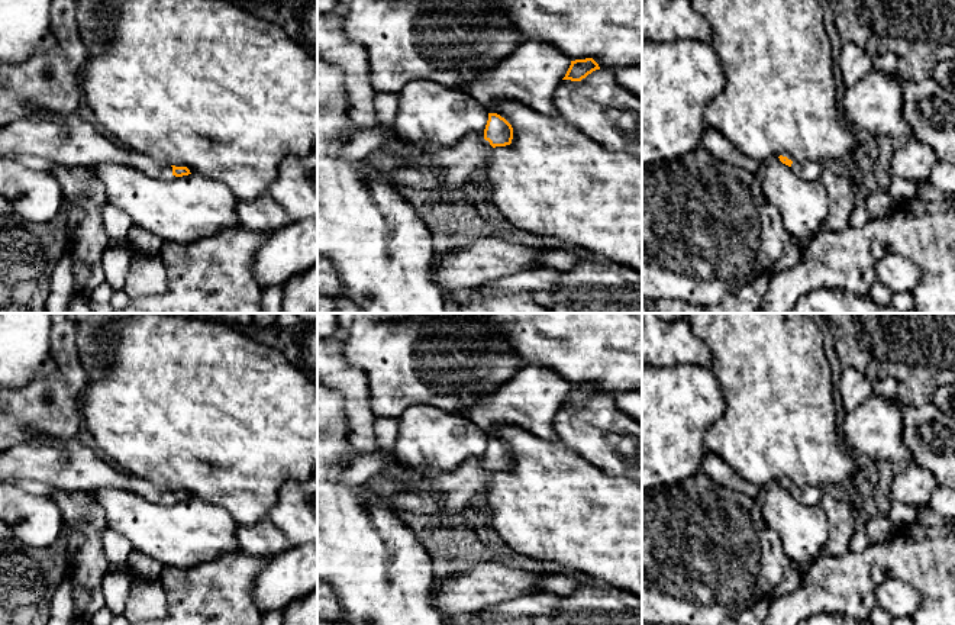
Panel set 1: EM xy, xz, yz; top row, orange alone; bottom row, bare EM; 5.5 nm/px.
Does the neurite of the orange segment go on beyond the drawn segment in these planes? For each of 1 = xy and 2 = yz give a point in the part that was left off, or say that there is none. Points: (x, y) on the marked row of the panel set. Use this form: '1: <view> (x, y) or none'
1: xy (70, 141)
2: yz (807, 170)

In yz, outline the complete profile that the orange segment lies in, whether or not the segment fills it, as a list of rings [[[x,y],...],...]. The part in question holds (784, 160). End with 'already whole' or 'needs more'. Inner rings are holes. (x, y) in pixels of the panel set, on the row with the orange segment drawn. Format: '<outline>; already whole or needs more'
[[[780,155],[778,158],[783,164],[788,165],[796,175],[807,181],[819,180],[823,170],[822,164],[819,164],[817,161],[797,161],[783,155]]]; needs more

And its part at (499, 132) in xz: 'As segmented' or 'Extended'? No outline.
Extended

